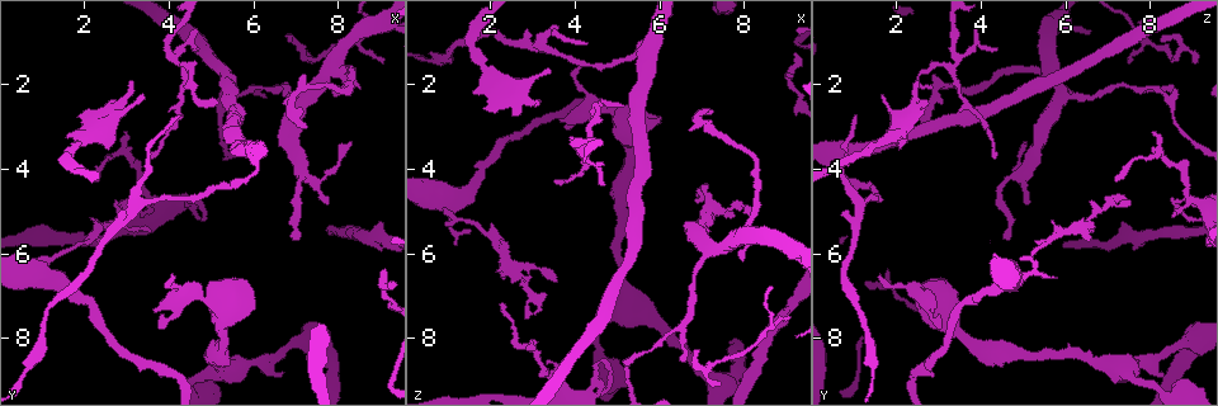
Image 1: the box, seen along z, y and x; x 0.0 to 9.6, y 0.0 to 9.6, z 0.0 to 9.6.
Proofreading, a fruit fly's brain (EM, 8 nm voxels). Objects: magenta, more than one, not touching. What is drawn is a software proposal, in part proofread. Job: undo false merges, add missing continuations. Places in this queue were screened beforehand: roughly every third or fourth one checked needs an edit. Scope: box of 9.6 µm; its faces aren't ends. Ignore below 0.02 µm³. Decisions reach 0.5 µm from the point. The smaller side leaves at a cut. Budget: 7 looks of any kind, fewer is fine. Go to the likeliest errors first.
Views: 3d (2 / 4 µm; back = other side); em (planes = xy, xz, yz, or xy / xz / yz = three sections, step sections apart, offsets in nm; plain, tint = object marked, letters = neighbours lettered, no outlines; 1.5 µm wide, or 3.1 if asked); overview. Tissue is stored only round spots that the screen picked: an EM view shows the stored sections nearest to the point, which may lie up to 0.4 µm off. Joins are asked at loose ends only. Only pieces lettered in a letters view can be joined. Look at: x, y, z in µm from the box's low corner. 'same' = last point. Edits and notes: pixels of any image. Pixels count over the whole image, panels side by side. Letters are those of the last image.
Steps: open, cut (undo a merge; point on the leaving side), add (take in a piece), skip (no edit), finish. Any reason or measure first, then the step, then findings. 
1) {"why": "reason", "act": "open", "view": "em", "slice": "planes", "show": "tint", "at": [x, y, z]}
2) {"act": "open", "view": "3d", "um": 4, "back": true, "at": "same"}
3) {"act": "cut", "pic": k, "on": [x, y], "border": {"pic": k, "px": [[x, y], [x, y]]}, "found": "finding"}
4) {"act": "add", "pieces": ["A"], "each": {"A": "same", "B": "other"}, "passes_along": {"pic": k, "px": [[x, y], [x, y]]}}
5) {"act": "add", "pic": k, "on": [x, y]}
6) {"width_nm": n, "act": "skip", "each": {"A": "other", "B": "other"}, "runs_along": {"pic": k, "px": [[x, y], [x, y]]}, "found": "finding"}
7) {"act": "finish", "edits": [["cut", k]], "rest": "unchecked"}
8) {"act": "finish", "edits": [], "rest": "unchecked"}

{"why": "free end", "act": "open", "view": "em", "slice": "planes", "show": "letters", "at": [3.10, 1.95, 2.45]}

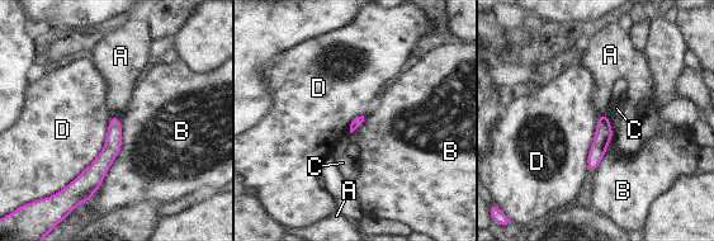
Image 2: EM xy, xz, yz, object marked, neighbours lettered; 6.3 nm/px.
{"act": "skip", "each": {"A": "other", "B": "other", "C": "other", "D": "other"}, "runs_along": {"pic": 2, "px": [[113, 118], [113, 146], [85, 192]]}, "found": "no lettered piece goes on from it"}

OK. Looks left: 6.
{"why": "a narrow waist", "act": "open", "view": "3d", "um": 2, "at": [4.30, 4.70, 1.50]}

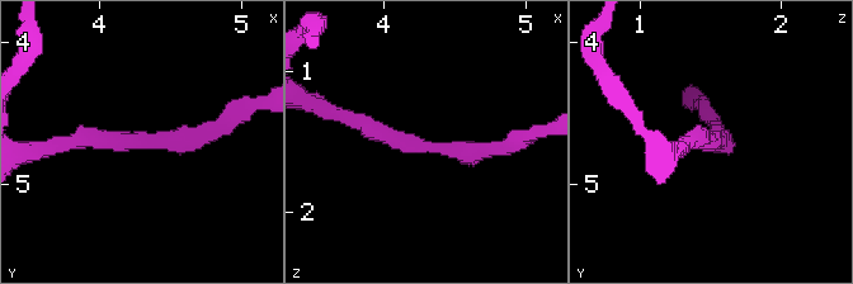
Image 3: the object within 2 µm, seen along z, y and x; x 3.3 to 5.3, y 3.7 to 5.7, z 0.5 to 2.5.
{"why": "need the tissue", "act": "open", "view": "em", "slice": "planes", "show": "letters", "at": [4.30, 4.68, 1.58]}

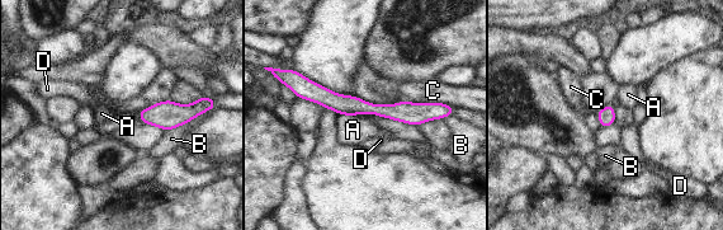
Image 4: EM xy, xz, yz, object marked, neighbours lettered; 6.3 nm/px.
{"width_nm": 100, "act": "skip", "each": {"A": "other", "B": "other", "C": "other", "D": "other"}, "runs_along": {"pic": 4, "px": [[294, 88], [346, 106], [442, 108]]}, "found": "continuous, no second neuron"}

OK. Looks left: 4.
{"why": "thick turns thin", "act": "open", "view": "em", "slice": "planes", "show": "tint", "at": [7.15, 4.20, 5.00]}

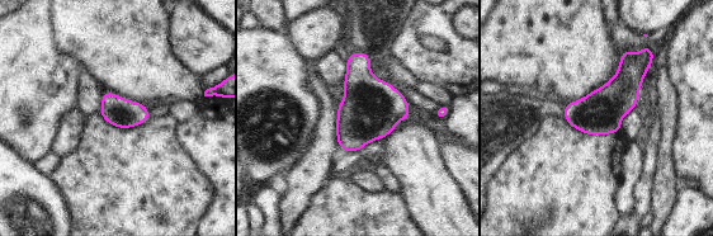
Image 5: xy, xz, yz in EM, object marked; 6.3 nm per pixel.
{"why": "what lies round it", "act": "open", "view": "em", "slice": "planes", "show": "letters", "at": "same"}

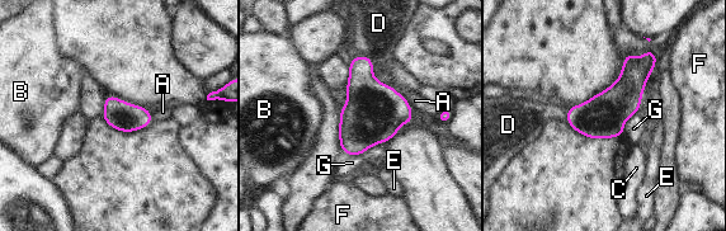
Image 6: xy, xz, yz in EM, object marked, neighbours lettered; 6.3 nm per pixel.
{"act": "skip", "each": {"A": "other", "B": "other", "C": "other", "D": "other", "E": "other", "F": "other", "G": "other"}, "border": {"pic": 6, "px": [[385, 141], [349, 156]]}, "found": "continuous, no second neuron"}

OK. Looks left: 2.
{"act": "finish", "edits": [], "rest": "unchecked"}

